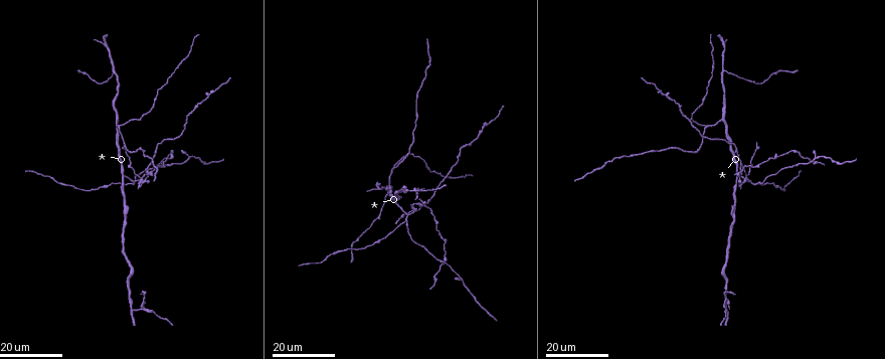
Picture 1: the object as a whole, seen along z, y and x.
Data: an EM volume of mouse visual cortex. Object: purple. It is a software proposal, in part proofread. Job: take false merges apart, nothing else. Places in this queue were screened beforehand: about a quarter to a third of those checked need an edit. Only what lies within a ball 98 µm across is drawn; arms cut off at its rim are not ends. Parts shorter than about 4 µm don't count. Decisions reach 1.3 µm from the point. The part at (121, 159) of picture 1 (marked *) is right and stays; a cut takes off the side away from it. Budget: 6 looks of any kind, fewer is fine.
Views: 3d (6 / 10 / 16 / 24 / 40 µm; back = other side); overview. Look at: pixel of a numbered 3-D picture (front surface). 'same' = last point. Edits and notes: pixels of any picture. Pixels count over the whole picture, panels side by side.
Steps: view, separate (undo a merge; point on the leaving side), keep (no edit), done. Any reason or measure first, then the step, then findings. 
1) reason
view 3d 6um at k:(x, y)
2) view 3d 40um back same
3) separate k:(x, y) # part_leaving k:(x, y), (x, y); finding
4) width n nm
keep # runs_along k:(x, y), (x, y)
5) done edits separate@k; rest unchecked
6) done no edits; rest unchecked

three-way junction
view 3d 16um at 1:(704, 127)

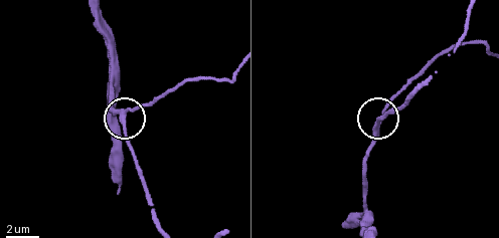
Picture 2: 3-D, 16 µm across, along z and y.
view 3d 10um at 2:(376, 128)

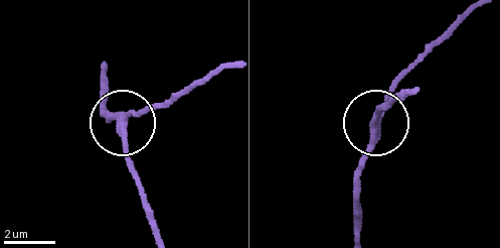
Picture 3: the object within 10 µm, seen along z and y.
arms 3
keep # runs_along 3:(359, 228), (359, 169), (369, 137), (391, 92), (422, 62); continuous, no second neuron

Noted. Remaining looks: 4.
view 3d 16um at 1:(150, 164)

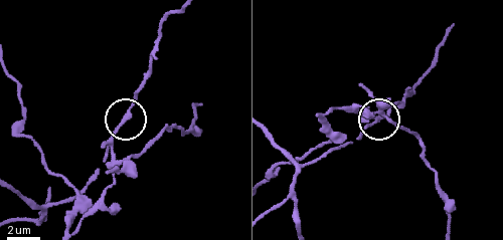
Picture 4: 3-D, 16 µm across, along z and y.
view 3d 6um at 4:(124, 121)

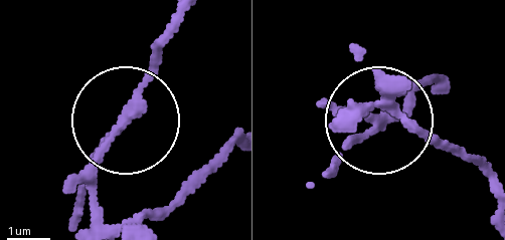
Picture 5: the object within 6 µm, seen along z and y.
arms 3
separate 5:(91, 171) # two neurons meet here

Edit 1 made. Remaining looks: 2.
branch point
view 3d 16um at 1:(406, 221)

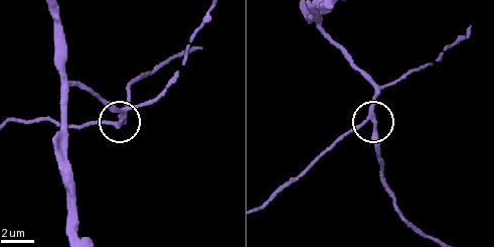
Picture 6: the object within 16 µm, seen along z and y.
zoom in
view 3d 10um at 6:(370, 118)

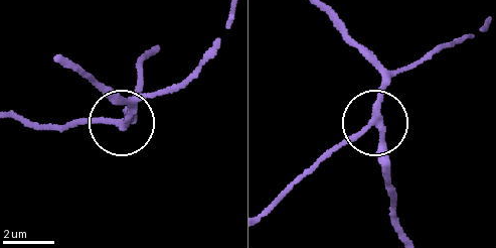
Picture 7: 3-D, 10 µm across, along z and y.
width 230 nm
keep # runs_along 7:(325, 15), (383, 86), (375, 123), (328, 155); continuous, no second neuron

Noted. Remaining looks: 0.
done edits separate@5; rest unchecked

